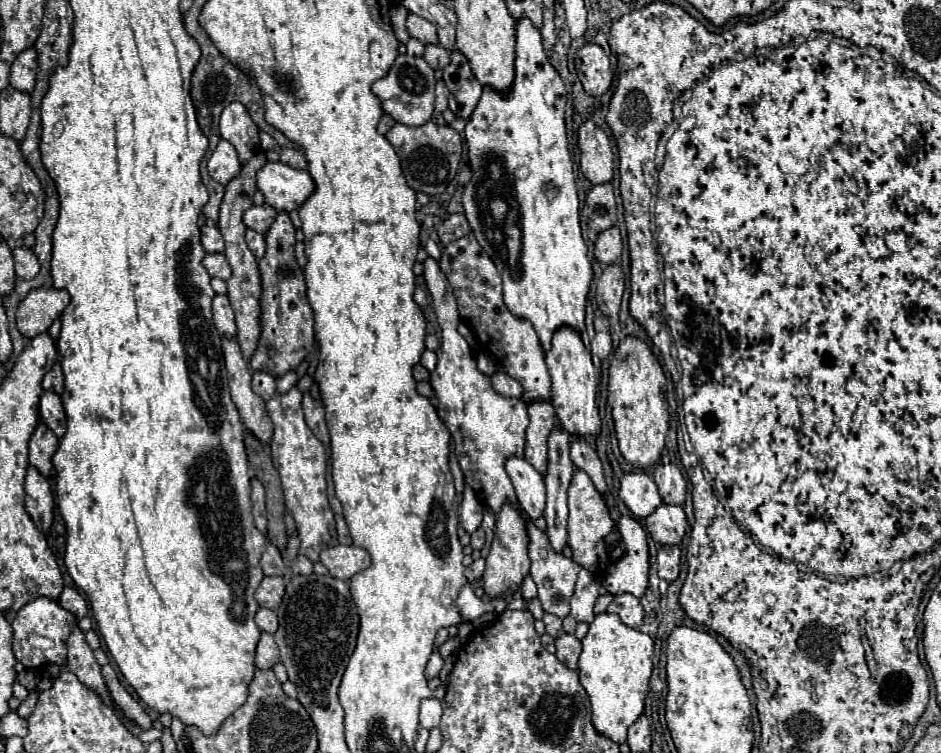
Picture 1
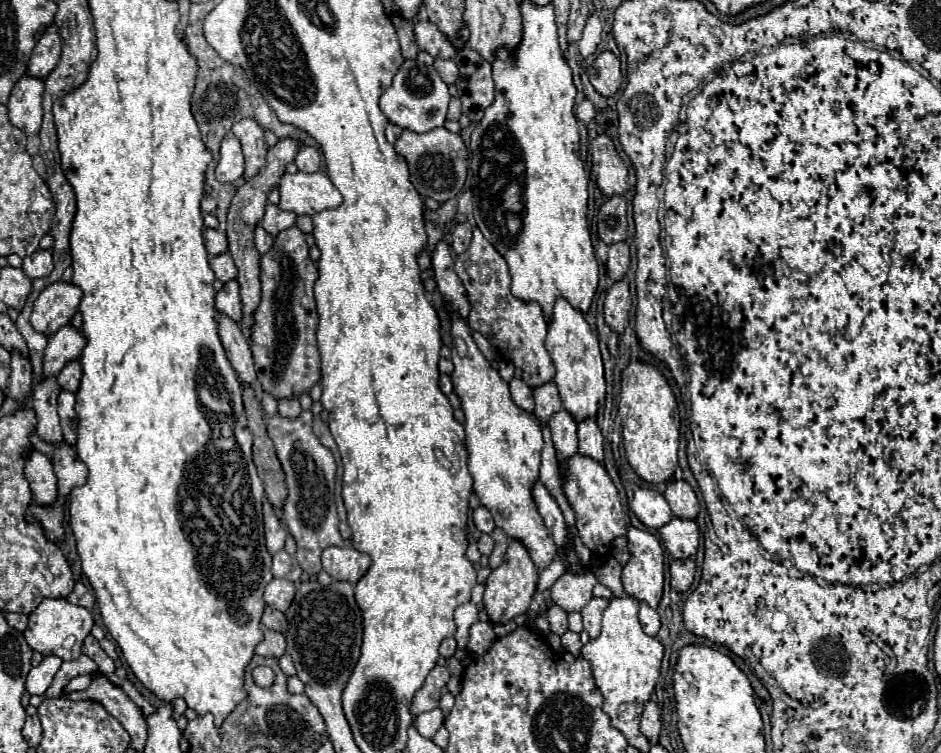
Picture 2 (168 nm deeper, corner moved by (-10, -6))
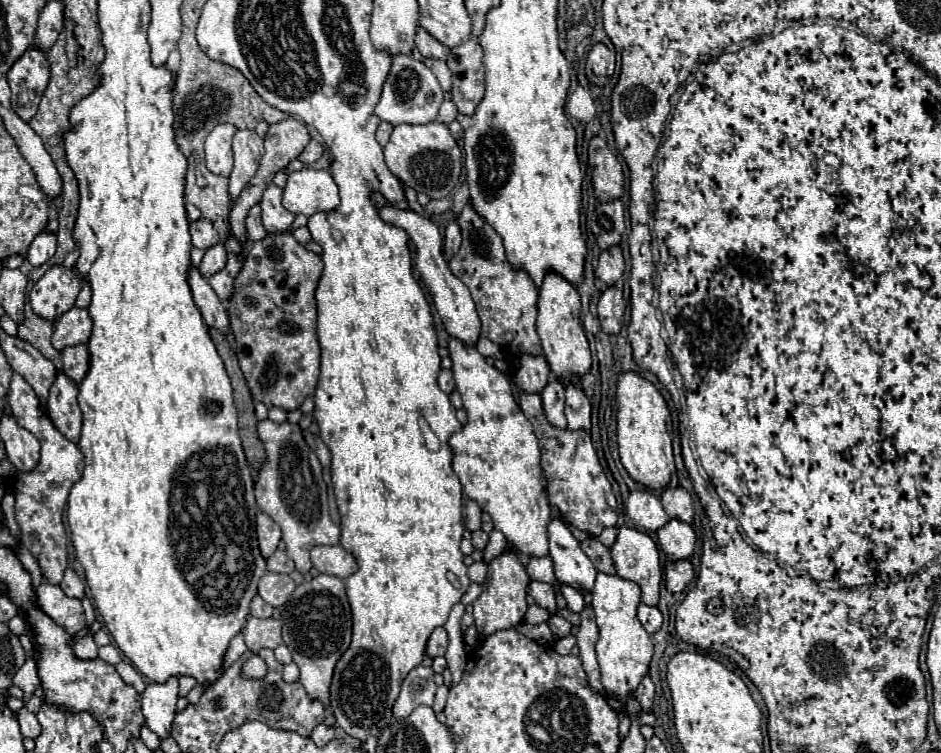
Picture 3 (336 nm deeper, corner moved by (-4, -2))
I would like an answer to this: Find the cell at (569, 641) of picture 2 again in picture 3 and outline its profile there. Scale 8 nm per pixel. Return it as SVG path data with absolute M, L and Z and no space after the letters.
M552 615L546 623L548 623L548 627L552 629L552 633L554 633L556 637L568 637L568 635L570 635L572 625L570 625L564 617L560 617L560 615Z

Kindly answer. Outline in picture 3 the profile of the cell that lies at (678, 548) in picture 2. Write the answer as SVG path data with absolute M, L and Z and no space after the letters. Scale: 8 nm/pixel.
M670 519L662 529L658 529L658 543L672 561L688 559L696 547L696 533L688 523Z

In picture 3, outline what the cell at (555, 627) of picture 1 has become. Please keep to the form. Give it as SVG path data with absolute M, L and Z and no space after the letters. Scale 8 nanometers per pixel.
M530 581L530 585L528 585L528 593L534 597L536 605L548 609L552 615L556 613L556 595L554 595L554 587L552 587L550 583Z

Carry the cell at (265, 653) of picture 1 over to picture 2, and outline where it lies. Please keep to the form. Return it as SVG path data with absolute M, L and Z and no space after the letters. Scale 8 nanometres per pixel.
M266 629L264 631L264 641L256 647L256 653L262 655L262 657L276 657L276 659L280 659L286 653L286 639L284 639L284 635Z

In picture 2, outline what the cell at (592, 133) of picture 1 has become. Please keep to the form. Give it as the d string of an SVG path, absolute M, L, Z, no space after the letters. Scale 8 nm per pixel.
M598 135L590 143L592 151L592 173L604 195L622 195L628 183L628 169L608 135Z

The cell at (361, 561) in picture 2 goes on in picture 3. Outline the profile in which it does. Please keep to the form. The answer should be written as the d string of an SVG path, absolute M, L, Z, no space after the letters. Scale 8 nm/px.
M318 545L310 551L310 557L312 557L312 565L320 573L346 579L356 571L356 559L340 545Z

